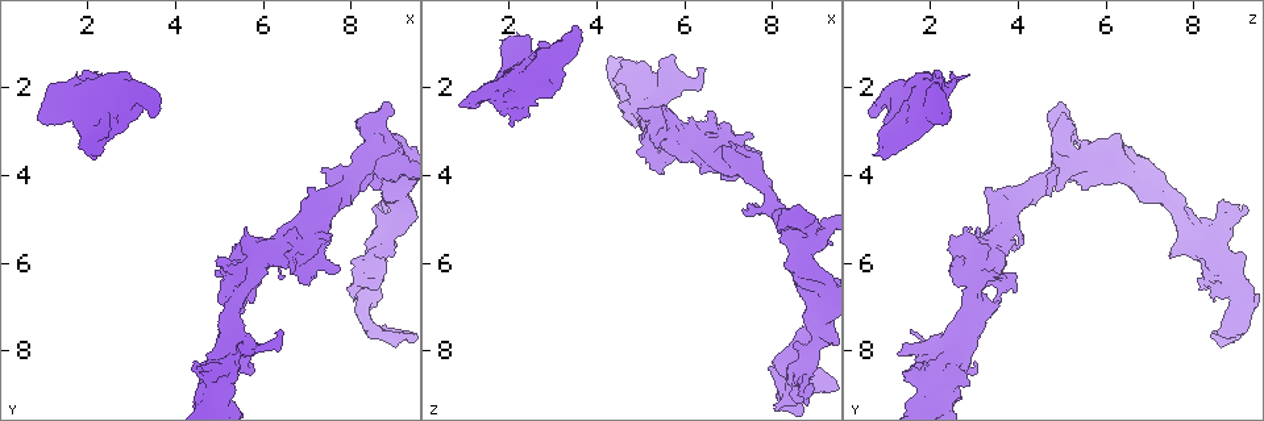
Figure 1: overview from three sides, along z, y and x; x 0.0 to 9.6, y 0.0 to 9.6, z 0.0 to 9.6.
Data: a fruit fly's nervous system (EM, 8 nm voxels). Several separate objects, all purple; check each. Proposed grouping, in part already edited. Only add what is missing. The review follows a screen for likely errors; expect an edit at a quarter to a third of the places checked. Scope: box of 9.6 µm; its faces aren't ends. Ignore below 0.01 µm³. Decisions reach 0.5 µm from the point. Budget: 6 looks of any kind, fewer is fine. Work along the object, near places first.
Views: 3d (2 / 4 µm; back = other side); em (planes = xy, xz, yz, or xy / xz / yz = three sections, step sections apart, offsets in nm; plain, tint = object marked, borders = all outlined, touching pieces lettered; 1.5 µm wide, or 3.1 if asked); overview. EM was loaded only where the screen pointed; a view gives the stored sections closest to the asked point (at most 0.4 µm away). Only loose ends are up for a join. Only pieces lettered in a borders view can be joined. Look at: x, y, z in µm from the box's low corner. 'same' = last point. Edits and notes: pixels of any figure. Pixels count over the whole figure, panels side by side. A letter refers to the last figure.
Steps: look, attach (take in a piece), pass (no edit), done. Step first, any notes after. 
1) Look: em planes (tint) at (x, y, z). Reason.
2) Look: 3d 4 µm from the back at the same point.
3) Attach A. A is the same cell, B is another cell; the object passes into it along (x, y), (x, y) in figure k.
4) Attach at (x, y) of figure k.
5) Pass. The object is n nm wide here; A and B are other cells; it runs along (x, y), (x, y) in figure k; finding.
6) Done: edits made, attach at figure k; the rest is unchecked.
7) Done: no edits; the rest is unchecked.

Look: 3d 4 µm at (5.65, 6.25, 2.45). Free end.

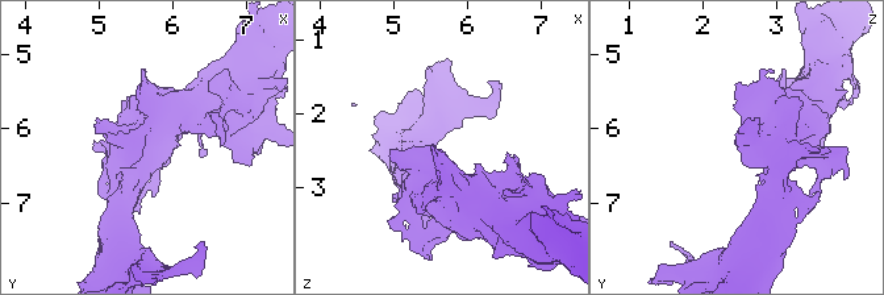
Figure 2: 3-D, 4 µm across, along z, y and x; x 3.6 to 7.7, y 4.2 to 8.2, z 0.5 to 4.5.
Look: em planes (borders) at (5.60, 6.25, 2.45).

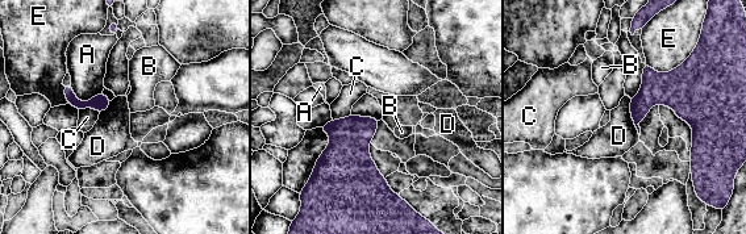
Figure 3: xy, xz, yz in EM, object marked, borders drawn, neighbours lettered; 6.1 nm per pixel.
Pass. A, B, C, D and E are other cells; a border runs along (630, 99), (630, 117), (640, 134) in figure 3; no lettered piece goes on from it.

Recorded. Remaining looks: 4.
Look: 3d 4 µm at (7.10, 5.45, 4.10). Stops while still wide.

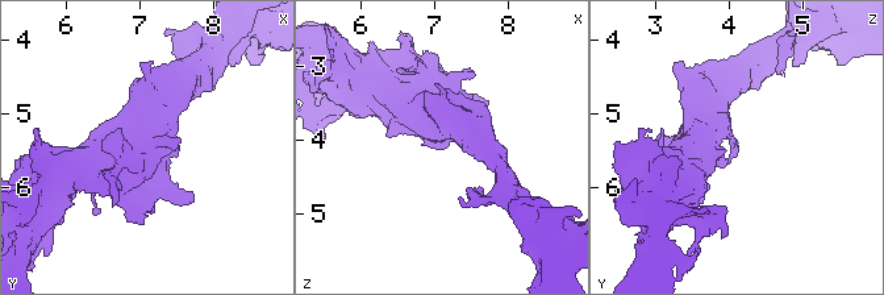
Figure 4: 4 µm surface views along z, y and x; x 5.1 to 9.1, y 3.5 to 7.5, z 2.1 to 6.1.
Look: em planes (borders) at (7.05, 5.50, 4.10). Need the tissue.

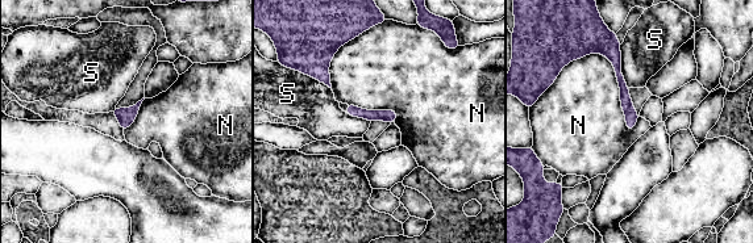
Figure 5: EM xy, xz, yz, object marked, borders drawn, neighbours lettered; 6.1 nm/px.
Pass. The longest contact is with N, 600 nm; N and S are other cells; none of them fits.

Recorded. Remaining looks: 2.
Look: em planes (borders) at (2.05, 3.50, 0.70). Thick end.

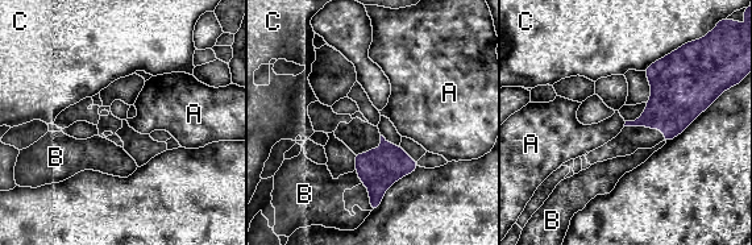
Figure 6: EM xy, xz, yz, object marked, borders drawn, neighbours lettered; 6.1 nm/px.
Pass. A, B and C are other cells; a border runs along (626, 121), (623, 125) in figure 6; none of them fits.

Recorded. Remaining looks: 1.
Done: no edits; the rest is unchecked.

